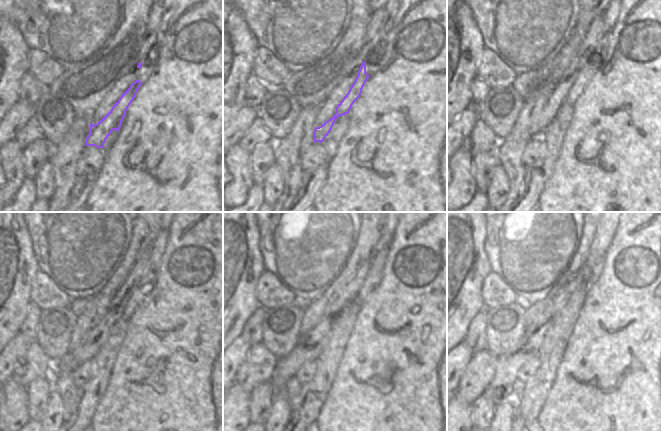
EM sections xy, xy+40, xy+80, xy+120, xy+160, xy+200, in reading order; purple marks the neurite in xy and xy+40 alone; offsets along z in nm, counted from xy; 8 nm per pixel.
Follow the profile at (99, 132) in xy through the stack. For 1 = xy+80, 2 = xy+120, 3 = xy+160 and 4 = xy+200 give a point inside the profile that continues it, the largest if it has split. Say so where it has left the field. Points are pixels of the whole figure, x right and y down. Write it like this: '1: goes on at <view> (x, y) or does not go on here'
1: goes on at xy+80 (591, 67)
2: goes on at xy+120 (148, 281)
3: goes on at xy+160 (378, 257)
4: goes on at xy+200 (596, 270)

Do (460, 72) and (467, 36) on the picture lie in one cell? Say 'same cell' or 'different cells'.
same cell

